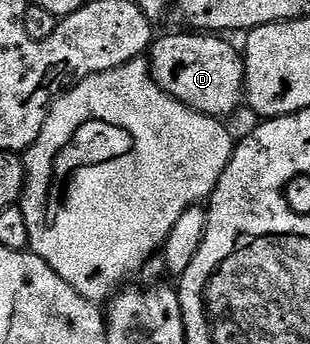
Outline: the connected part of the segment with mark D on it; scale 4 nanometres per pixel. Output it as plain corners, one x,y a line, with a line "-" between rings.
182,30
176,36
163,36
149,49
151,77
165,94
206,116
226,118
244,103
245,70
243,56
219,34
192,34

